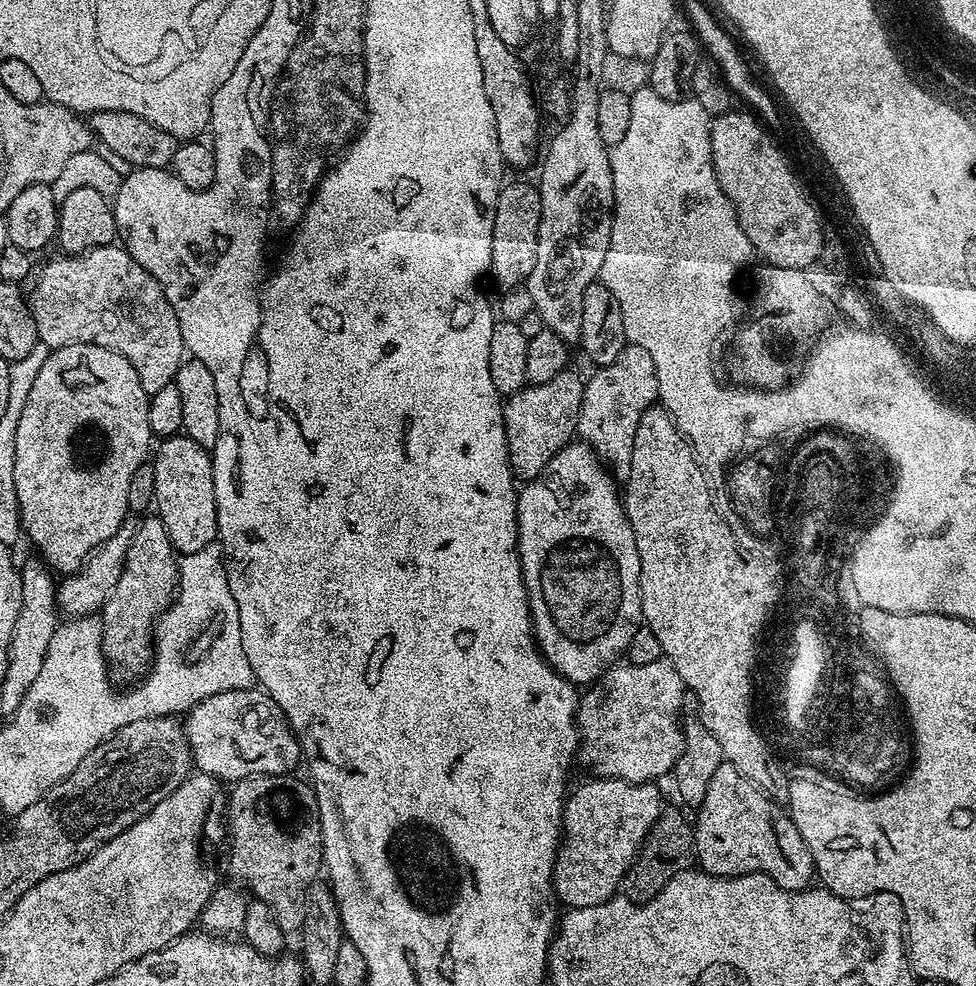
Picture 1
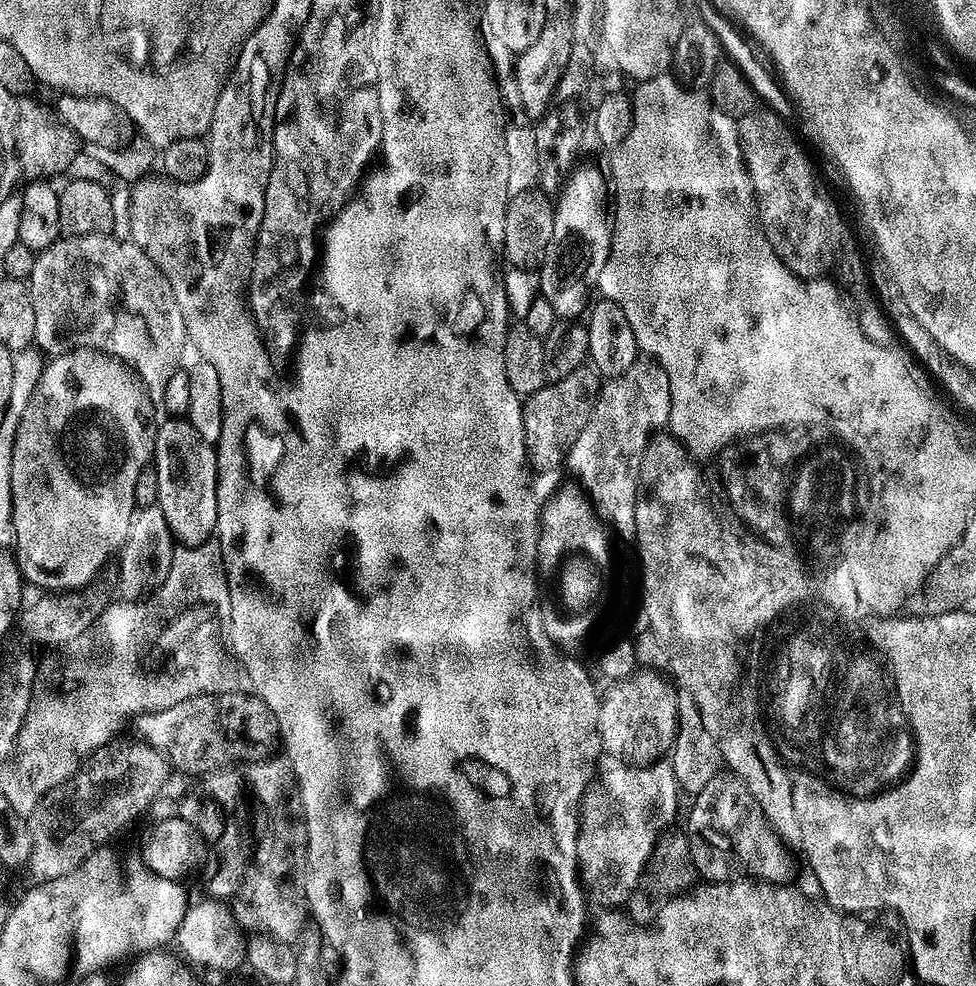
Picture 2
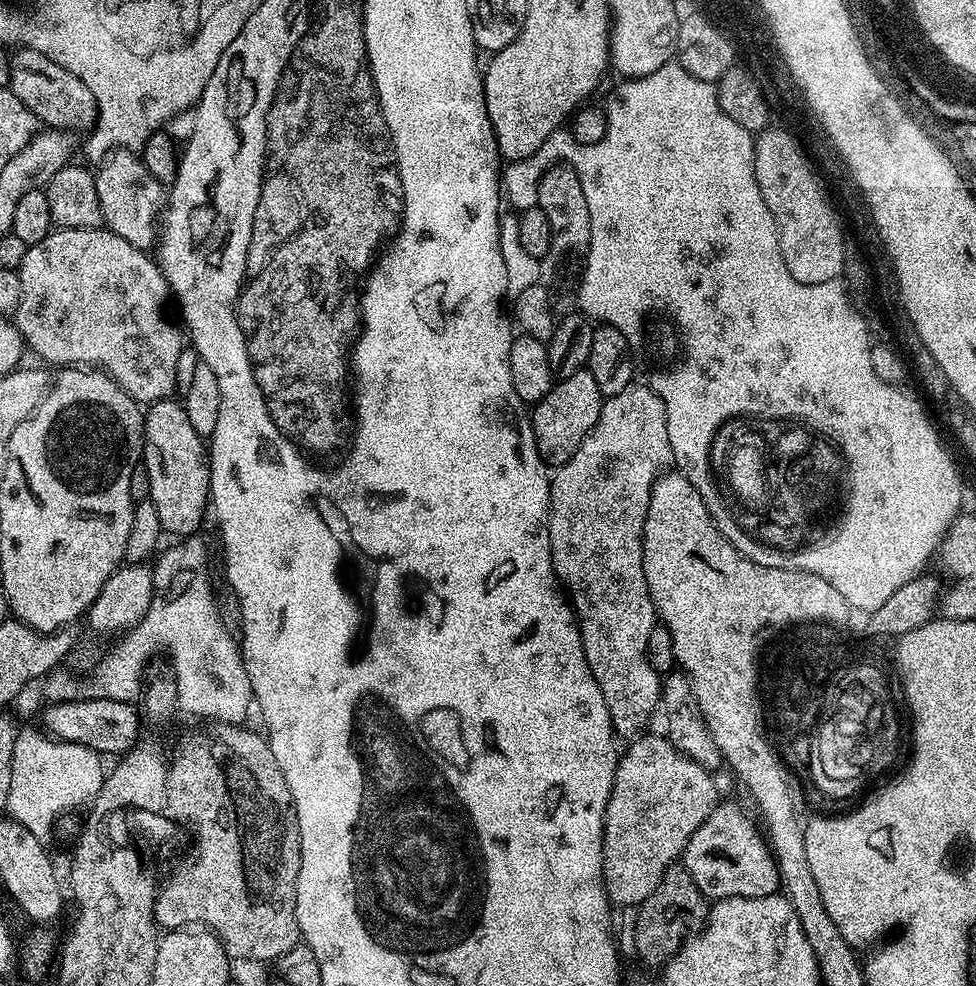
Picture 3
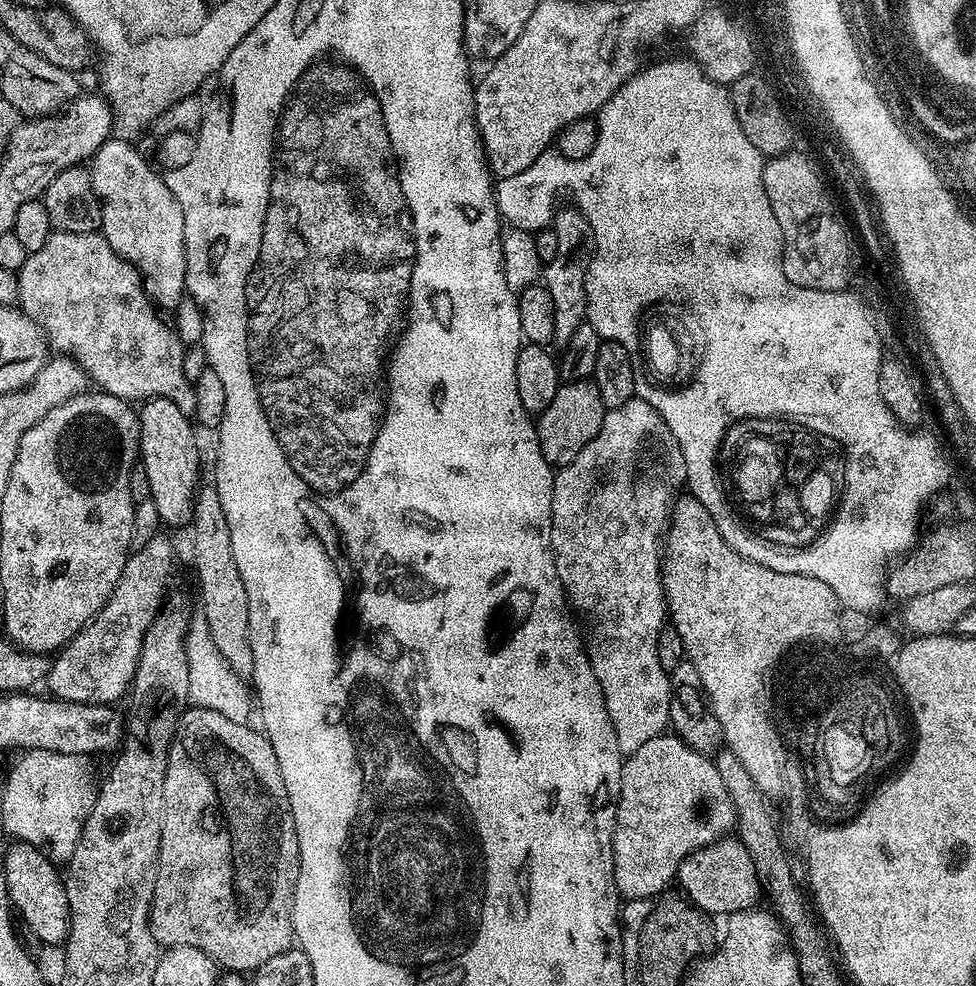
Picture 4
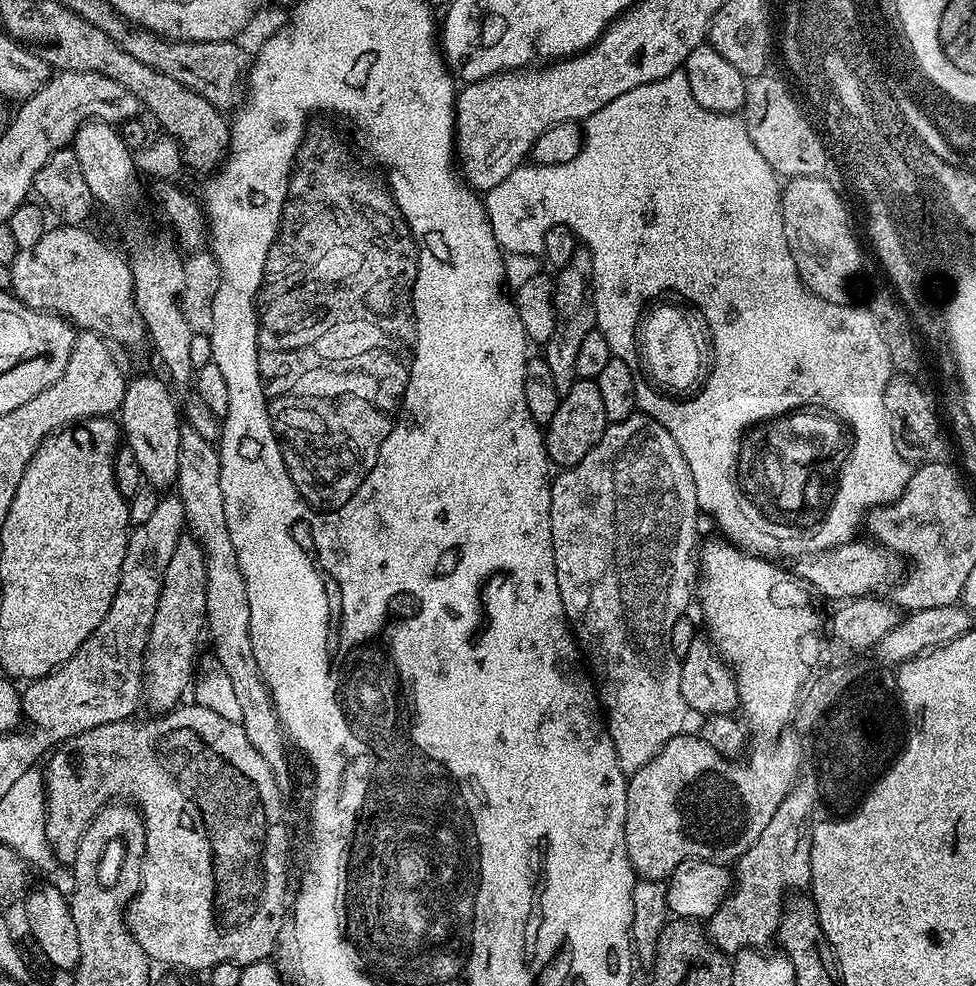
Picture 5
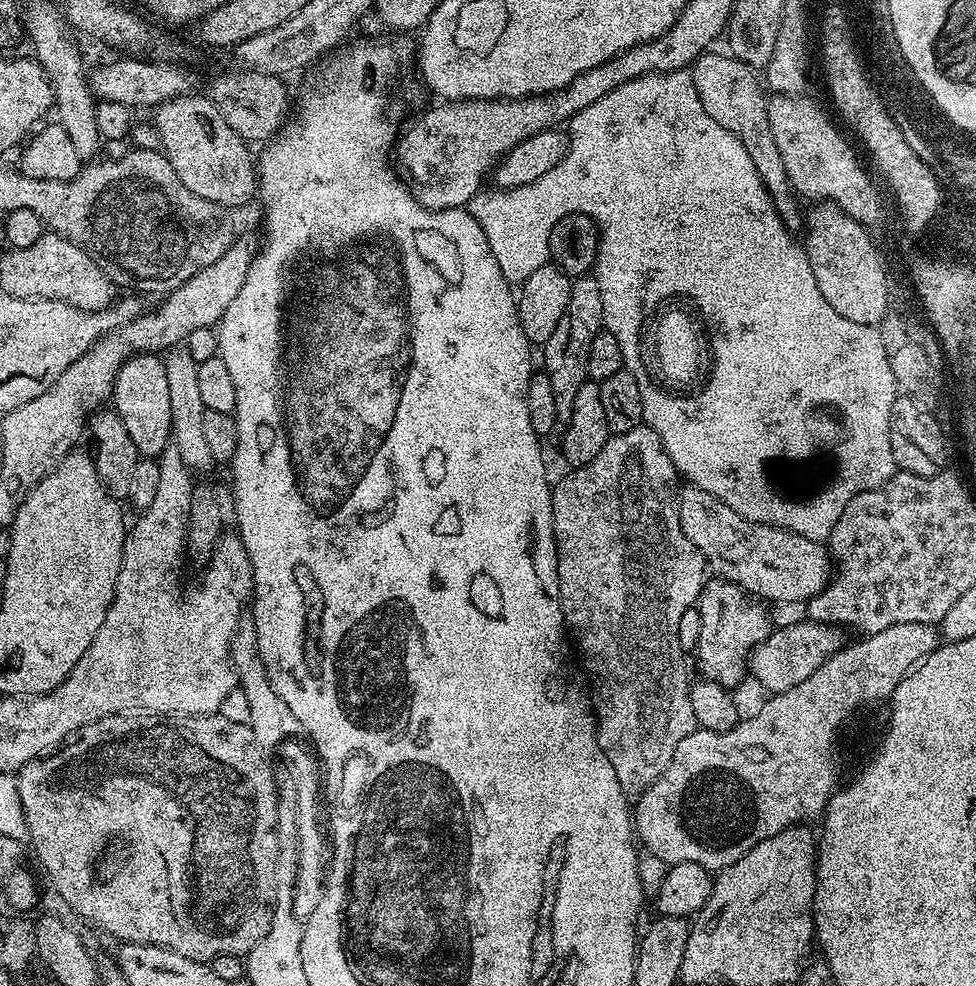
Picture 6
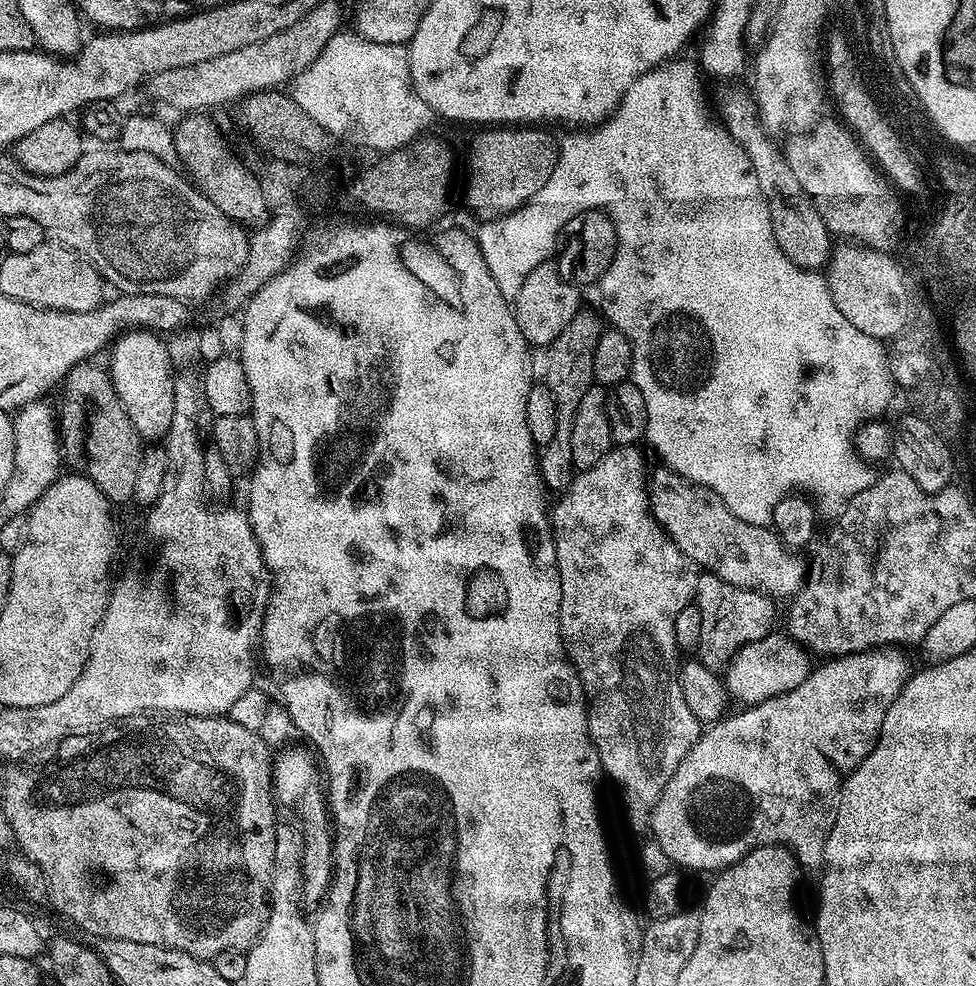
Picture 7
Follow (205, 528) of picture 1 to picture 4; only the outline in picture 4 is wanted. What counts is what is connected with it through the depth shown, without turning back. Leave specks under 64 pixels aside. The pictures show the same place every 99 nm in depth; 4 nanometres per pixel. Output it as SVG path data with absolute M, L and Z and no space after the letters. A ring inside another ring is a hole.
M155 396L139 405L140 454L146 478L150 478L150 498L158 506L161 525L187 525L192 518L192 504L200 480L200 452L196 449L196 436L192 433L193 421L174 402Z

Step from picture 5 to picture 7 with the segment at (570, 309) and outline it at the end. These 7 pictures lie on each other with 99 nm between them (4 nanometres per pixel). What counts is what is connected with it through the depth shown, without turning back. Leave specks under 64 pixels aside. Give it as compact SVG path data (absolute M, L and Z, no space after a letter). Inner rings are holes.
M581 310L574 318L570 318L570 326L566 326L562 334L558 334L558 338L546 352L548 355L546 383L550 394L554 394L554 402L558 406L558 424L564 424L564 428L574 426L574 414L578 410L578 402L582 402L586 390L590 390L590 386L594 383L592 378L594 346L602 331L602 320L595 311L593 312Z

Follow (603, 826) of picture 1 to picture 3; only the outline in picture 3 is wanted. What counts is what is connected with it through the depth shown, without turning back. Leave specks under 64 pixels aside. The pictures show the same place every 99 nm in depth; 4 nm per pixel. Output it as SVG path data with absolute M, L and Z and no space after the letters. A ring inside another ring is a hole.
M641 734L635 737L635 739L629 743L632 745L630 745L625 752L623 749L622 755L617 759L614 786L612 787L612 793L608 799L606 814L604 815L604 885L608 891L608 899L613 905L633 904L633 906L639 906L644 903L646 898L650 898L650 894L654 894L654 890L662 882L666 870L673 867L673 865L683 857L686 842L690 842L690 834L694 834L694 832L698 830L698 826L702 826L702 822L706 822L706 818L710 818L710 814L718 803L716 784L712 781L713 773L709 771L709 769L698 766L698 762L694 762L688 756L683 756L683 754L673 746L672 741L668 739L667 735L648 735L649 734Z

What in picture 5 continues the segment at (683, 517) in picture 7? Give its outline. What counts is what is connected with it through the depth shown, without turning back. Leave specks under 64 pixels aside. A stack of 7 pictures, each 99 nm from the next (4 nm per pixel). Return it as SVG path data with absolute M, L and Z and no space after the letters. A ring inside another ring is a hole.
M851 540L838 547L828 548L816 554L800 558L794 567L795 575L799 576L809 587L818 594L842 602L856 599L860 596L877 595L889 591L898 584L906 572L906 562L896 552L890 551L883 545Z

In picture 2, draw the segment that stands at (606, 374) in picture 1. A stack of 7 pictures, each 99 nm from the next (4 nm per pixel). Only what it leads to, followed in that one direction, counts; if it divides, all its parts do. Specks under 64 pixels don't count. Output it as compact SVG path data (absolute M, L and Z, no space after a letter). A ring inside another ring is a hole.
M638 358L621 376L601 383L594 410L590 410L590 422L578 434L578 442L570 446L566 461L566 468L585 488L593 509L599 504L636 504L640 459L669 418L670 384L655 360Z

